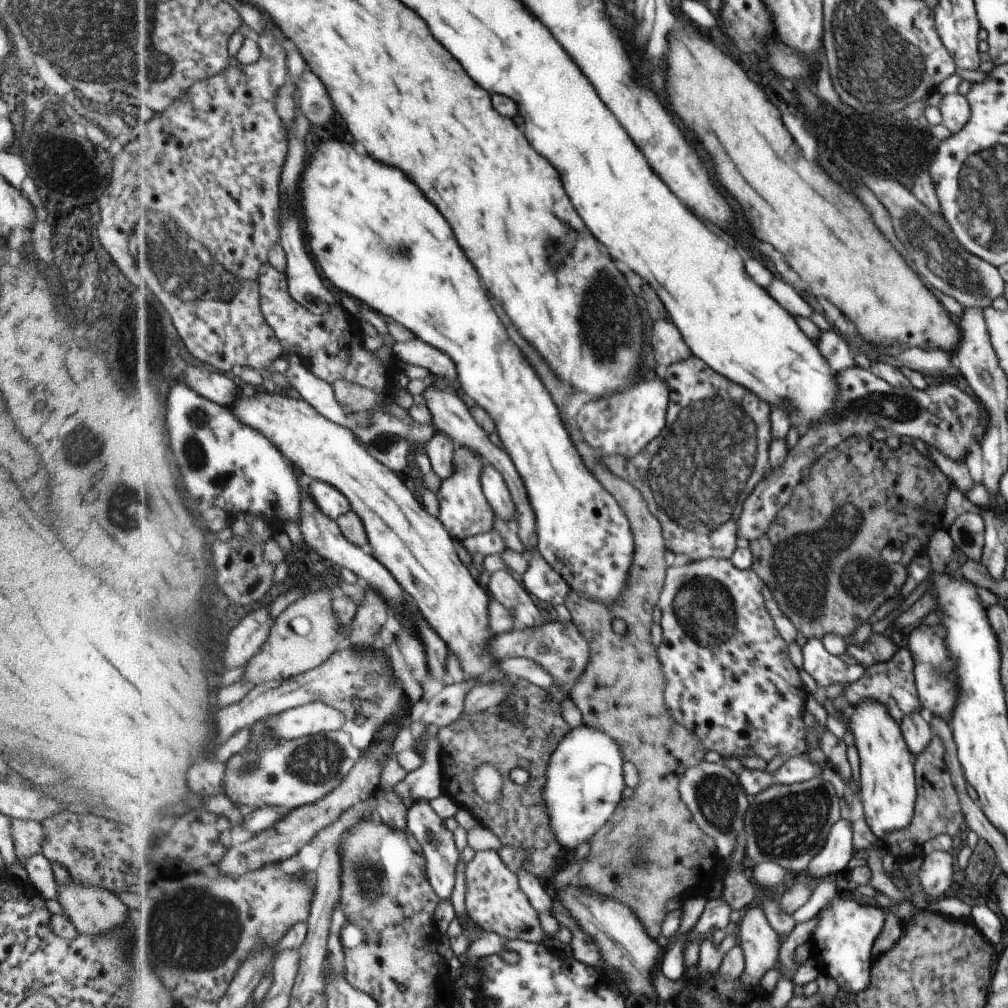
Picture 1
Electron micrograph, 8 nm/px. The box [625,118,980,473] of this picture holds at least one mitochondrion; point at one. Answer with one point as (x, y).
(896, 406)

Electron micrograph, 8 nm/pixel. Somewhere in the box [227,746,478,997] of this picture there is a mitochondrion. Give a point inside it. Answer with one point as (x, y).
(367, 874)

